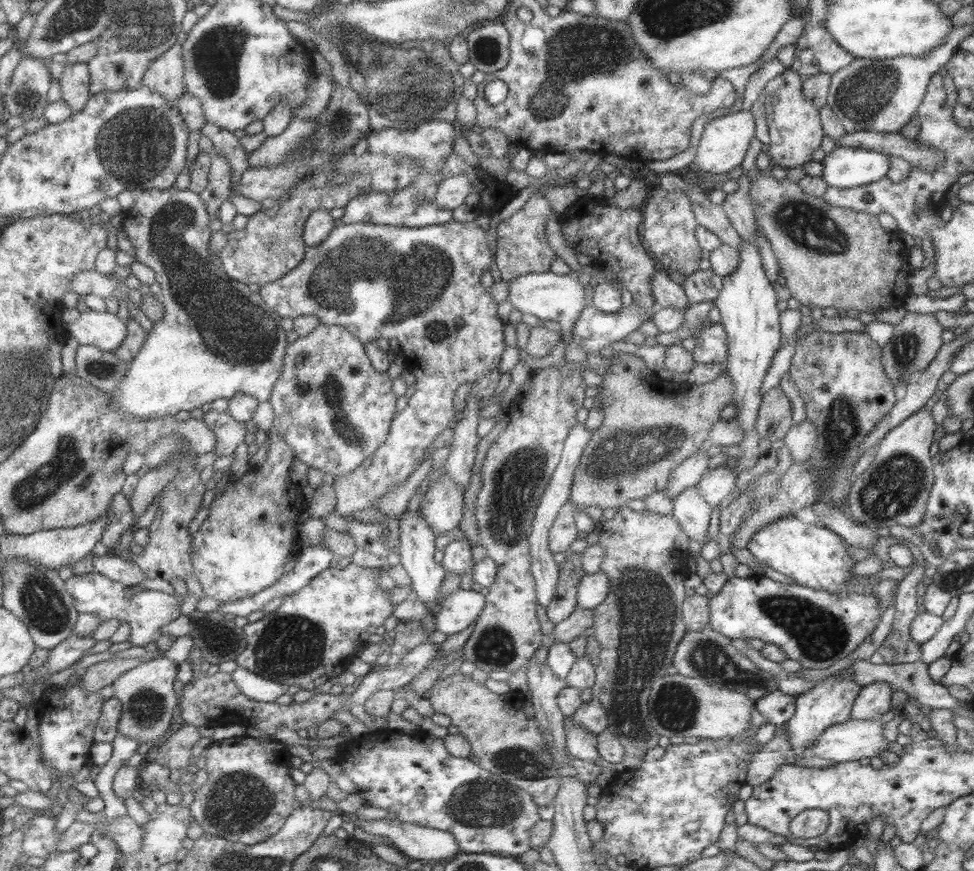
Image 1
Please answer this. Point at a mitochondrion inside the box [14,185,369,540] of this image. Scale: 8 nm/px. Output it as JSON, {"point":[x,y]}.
{"point":[171,226]}

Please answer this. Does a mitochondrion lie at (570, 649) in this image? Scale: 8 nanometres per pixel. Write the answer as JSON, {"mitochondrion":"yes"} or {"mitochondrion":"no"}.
{"mitochondrion":"no"}

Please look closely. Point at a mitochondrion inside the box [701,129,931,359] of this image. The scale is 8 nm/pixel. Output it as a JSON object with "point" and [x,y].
{"point":[803,223]}

